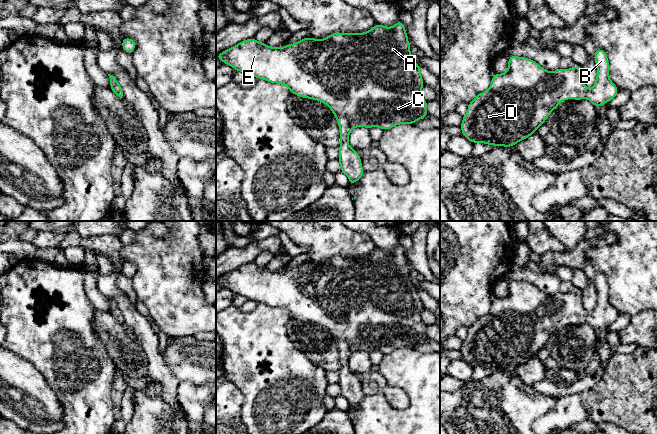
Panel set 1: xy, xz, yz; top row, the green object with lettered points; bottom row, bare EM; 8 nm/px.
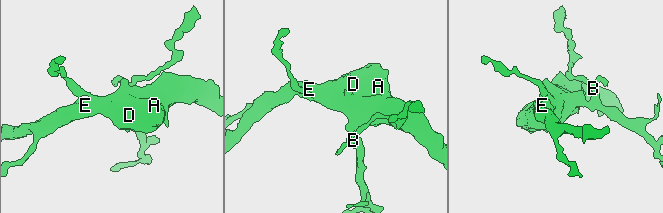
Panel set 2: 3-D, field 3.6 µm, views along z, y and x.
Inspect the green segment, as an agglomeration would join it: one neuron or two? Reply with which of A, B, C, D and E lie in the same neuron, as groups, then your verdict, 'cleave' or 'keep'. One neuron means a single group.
groups A B C D E; keep

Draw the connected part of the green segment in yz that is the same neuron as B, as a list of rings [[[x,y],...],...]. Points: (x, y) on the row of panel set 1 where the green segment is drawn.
[[[598,48],[594,60],[597,77],[594,86],[587,89],[580,66],[569,69],[558,68],[555,72],[550,72],[529,58],[509,55],[508,70],[503,74],[493,73],[490,88],[479,93],[468,103],[467,113],[460,125],[462,135],[473,144],[480,142],[512,147],[534,134],[561,101],[570,98],[582,100],[586,97],[598,109],[616,97],[618,88],[609,78],[606,52]]]

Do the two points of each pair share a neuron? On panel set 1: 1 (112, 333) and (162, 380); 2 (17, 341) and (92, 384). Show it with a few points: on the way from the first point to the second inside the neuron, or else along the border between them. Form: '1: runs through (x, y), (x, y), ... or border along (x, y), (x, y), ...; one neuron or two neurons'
1: border along (139, 344), (147, 359), (148, 374); two neurons
2: runs through (36, 341), (43, 341), (73, 369); one neuron

